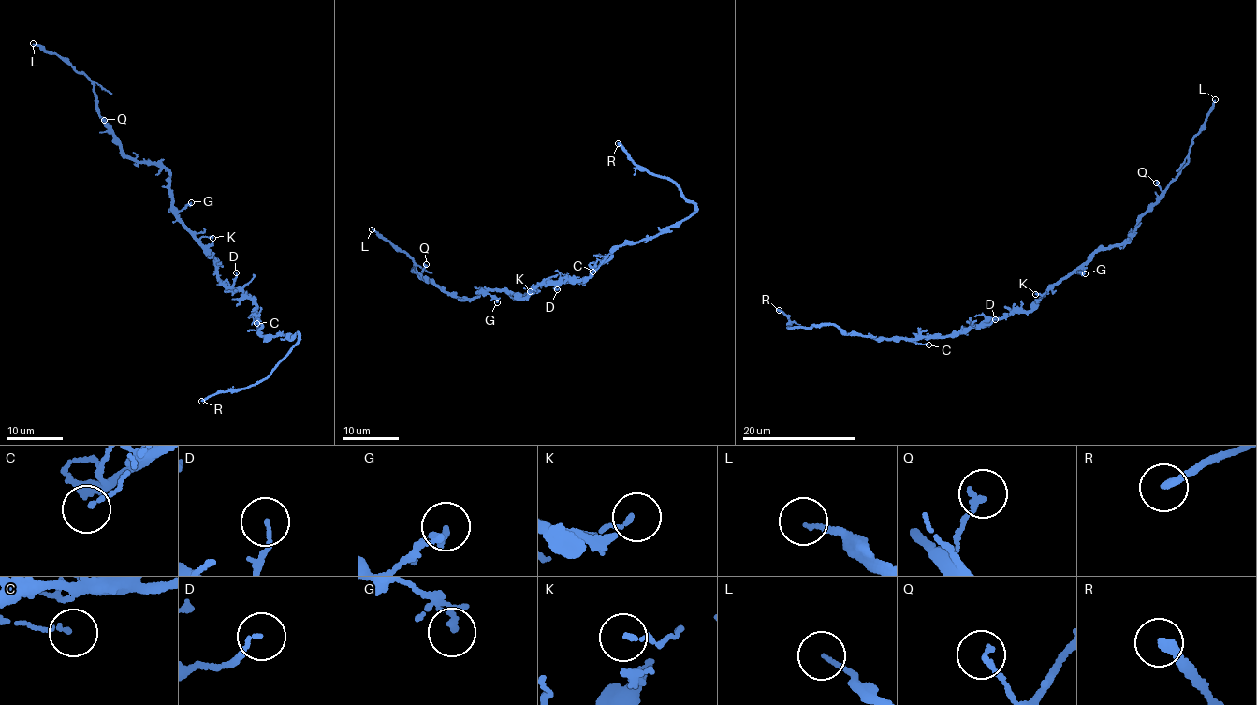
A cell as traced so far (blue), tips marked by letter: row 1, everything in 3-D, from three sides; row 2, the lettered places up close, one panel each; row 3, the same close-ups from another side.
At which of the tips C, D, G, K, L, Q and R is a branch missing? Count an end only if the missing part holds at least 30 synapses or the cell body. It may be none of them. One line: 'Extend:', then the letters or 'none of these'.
Extend: R

